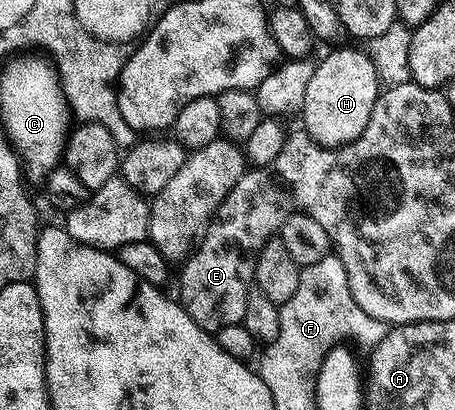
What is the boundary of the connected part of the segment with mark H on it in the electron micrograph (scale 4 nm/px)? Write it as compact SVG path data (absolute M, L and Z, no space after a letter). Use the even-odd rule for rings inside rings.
M338 46L322 63L318 62L311 73L311 82L307 85L307 93L303 97L303 105L299 112L303 129L319 145L324 147L342 147L367 129L367 121L371 121L371 109L375 105L379 94L379 80L375 65L371 57L364 50L356 51L353 47Z

